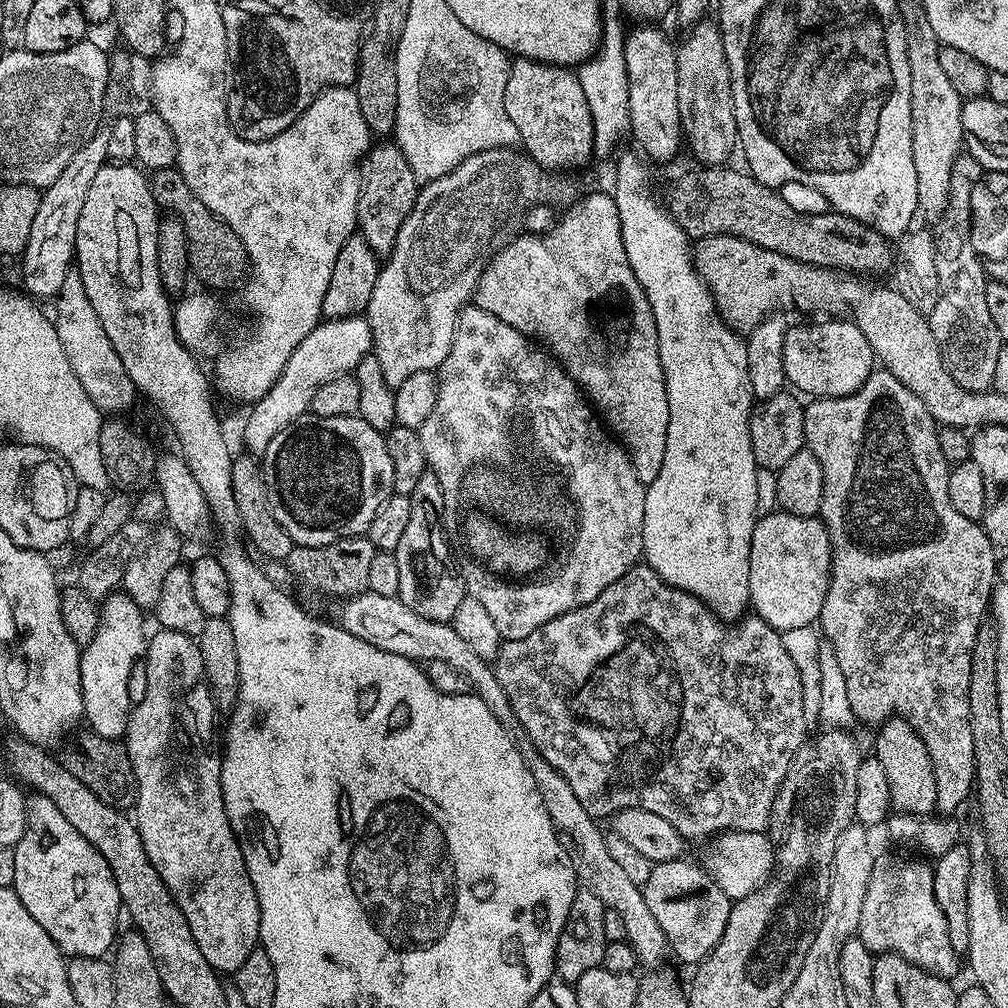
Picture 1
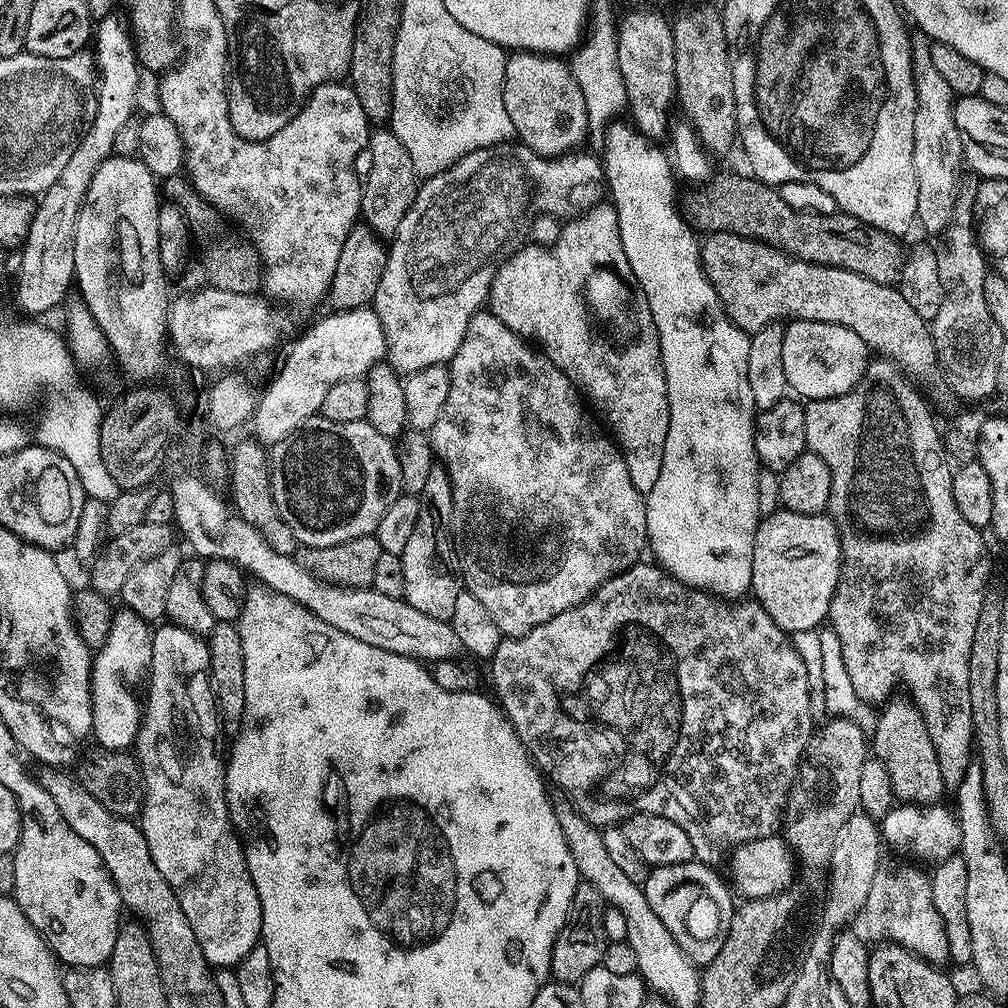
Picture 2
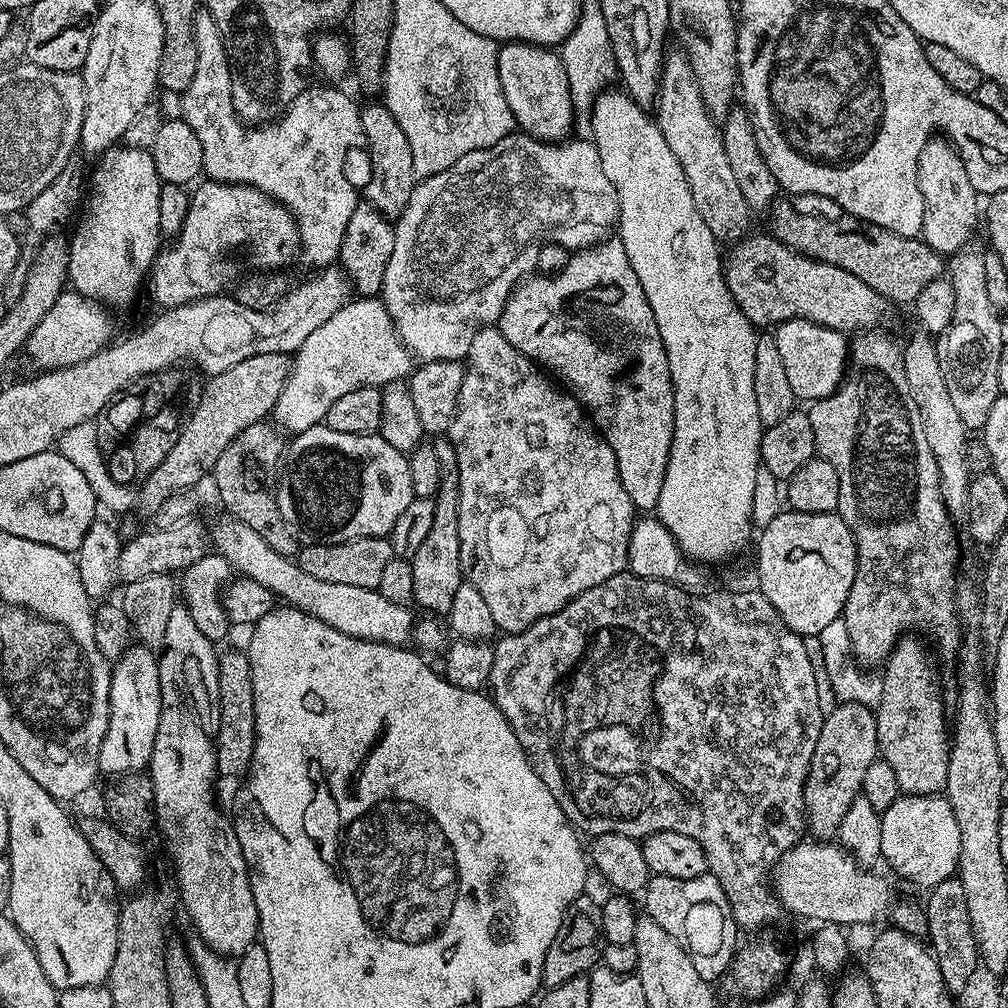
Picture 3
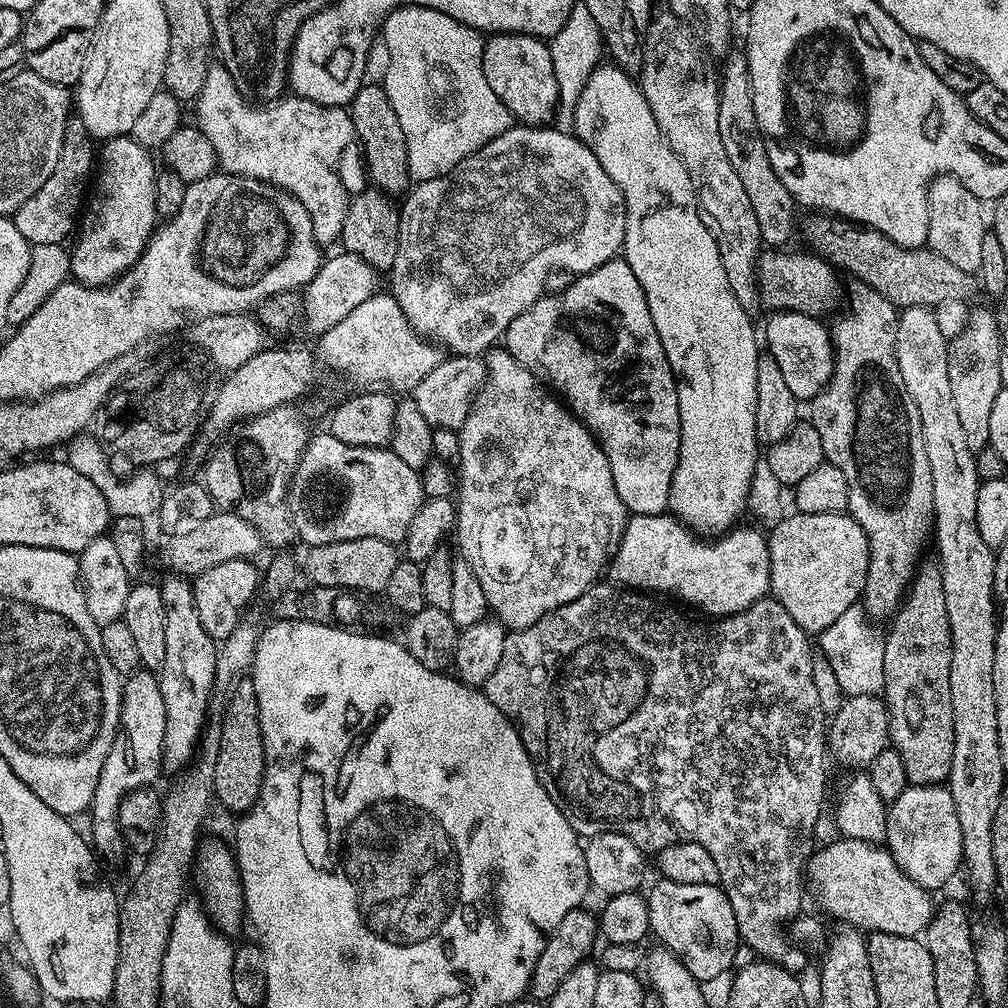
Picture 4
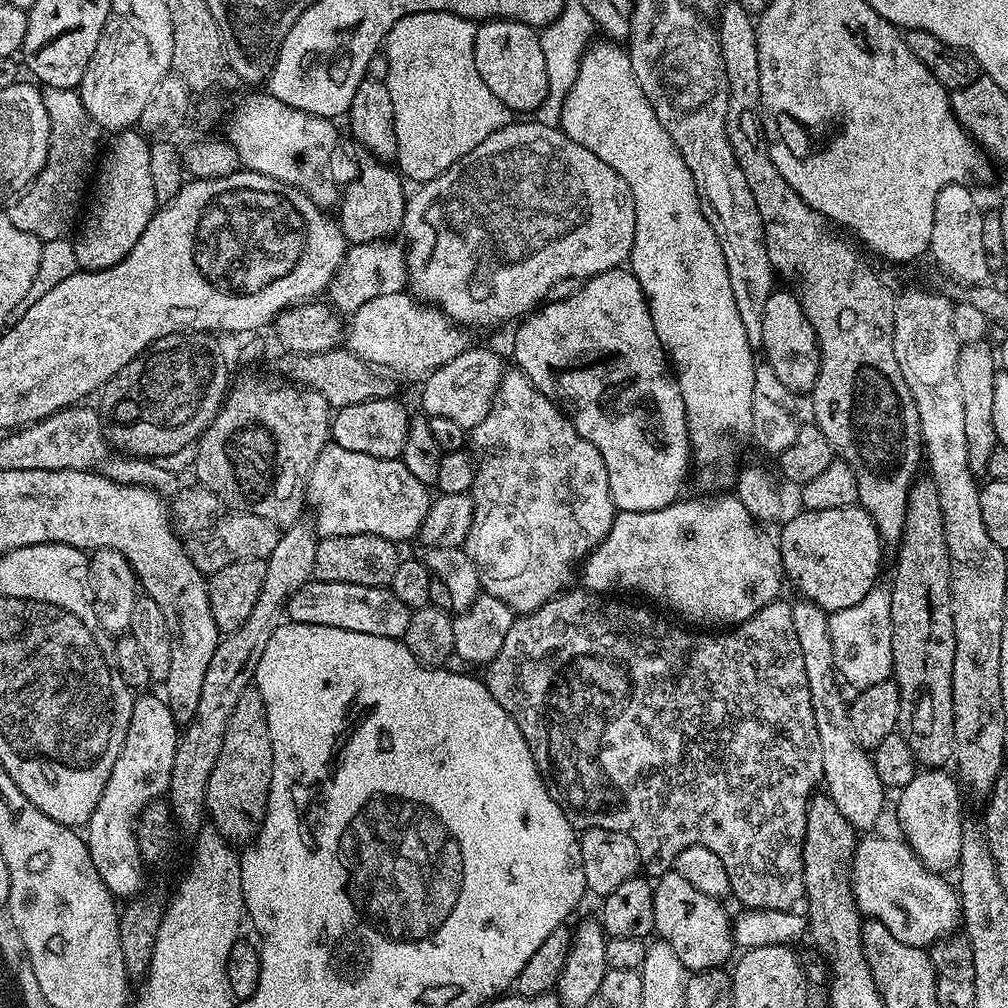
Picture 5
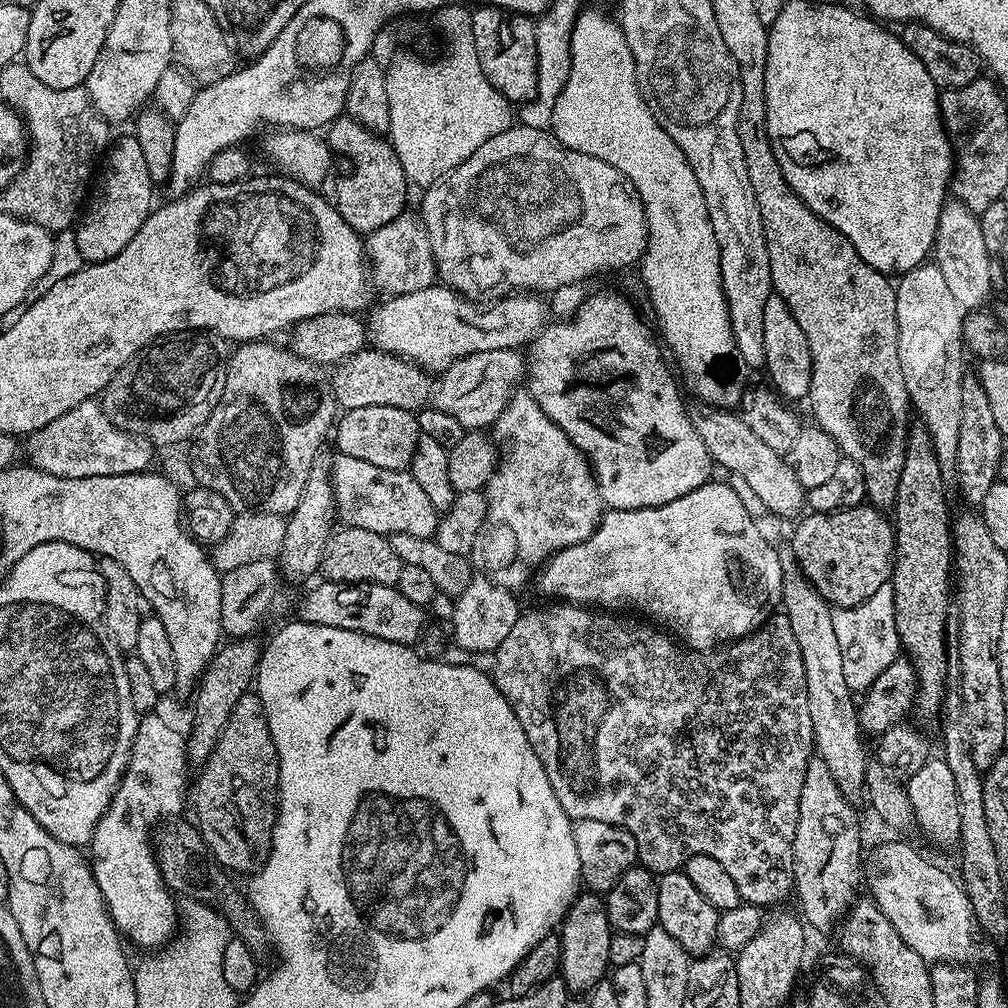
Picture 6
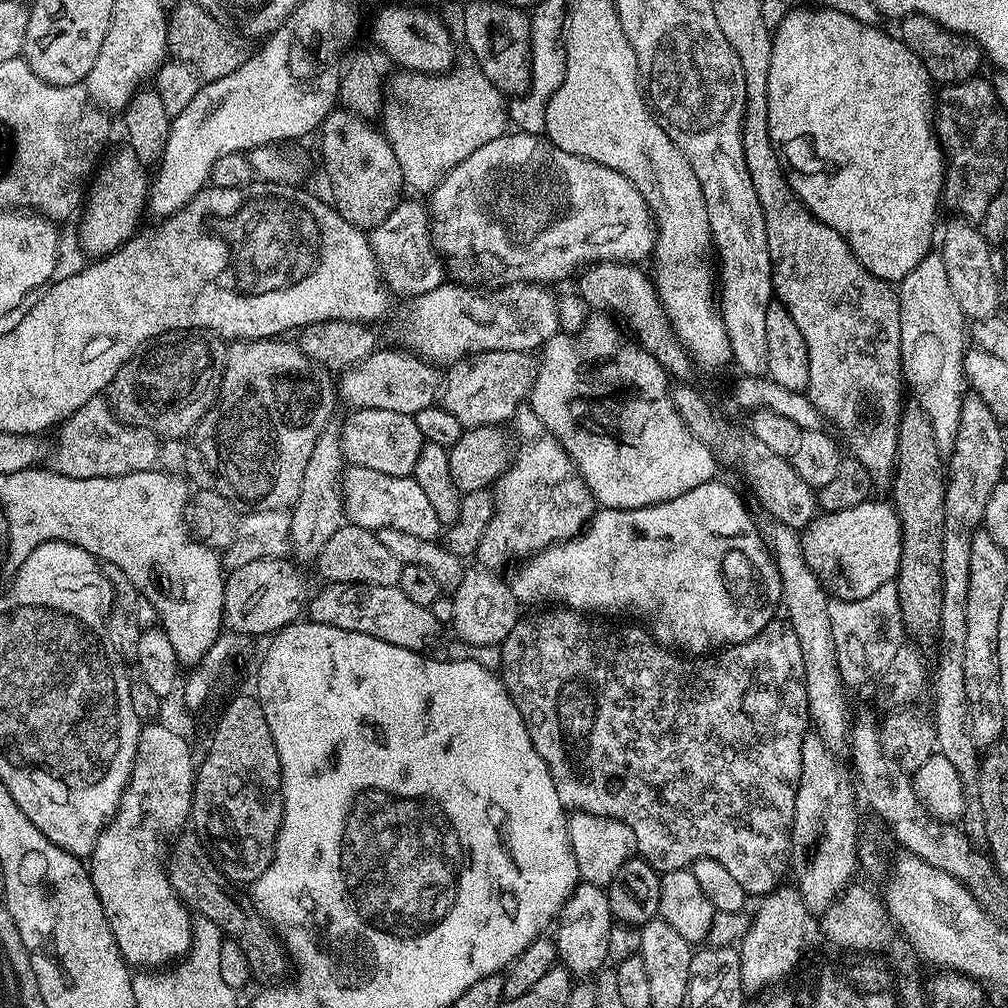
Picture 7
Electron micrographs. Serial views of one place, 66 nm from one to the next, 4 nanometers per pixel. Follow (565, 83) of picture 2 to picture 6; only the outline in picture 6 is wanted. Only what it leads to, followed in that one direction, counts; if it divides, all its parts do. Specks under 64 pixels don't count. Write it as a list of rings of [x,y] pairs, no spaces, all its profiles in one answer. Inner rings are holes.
[[[491,6],[473,7],[471,14],[472,37],[474,46],[478,50],[478,62],[482,62],[484,76],[513,105],[527,104],[536,96],[536,87],[538,86],[536,25],[533,17]]]

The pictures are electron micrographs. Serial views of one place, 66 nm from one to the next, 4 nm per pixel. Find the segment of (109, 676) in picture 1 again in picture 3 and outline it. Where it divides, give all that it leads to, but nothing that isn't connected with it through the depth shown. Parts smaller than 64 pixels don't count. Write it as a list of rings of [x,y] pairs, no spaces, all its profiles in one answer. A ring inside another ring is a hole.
[[[136,642],[125,647],[110,669],[110,718],[100,747],[98,768],[101,773],[109,772],[109,777],[115,778],[139,773],[148,767],[154,734],[158,734],[160,665],[153,649]]]

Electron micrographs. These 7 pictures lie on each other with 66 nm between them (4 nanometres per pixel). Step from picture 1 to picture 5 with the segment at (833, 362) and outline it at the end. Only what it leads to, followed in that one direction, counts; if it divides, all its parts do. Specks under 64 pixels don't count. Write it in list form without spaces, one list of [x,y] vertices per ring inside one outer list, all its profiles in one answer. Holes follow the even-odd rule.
[[[773,290],[762,306],[762,342],[759,347],[764,351],[763,359],[778,374],[782,386],[794,394],[811,393],[814,382],[820,373],[820,343],[816,340],[814,326],[806,318],[799,299],[788,292]]]

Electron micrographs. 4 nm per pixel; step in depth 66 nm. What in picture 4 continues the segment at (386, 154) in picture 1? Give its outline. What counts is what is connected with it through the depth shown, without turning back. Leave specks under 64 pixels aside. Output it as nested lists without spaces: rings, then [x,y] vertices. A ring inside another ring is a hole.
[[[365,83],[354,94],[350,105],[352,125],[356,131],[355,139],[360,140],[360,148],[364,151],[364,160],[368,163],[368,176],[373,185],[381,192],[396,198],[407,193],[410,188],[408,175],[408,159],[406,158],[406,134],[402,134],[402,125],[398,123],[398,114],[394,114],[394,106],[390,106],[390,98],[386,98],[386,90],[379,83]]]

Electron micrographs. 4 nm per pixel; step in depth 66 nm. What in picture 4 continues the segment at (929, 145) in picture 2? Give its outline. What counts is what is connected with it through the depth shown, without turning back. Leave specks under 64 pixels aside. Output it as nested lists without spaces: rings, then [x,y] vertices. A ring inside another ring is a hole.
[[[941,174],[928,186],[928,223],[927,247],[934,249],[946,262],[954,262],[958,270],[979,273],[982,266],[982,238],[986,231],[986,216],[979,196],[970,194],[968,185],[954,176]]]

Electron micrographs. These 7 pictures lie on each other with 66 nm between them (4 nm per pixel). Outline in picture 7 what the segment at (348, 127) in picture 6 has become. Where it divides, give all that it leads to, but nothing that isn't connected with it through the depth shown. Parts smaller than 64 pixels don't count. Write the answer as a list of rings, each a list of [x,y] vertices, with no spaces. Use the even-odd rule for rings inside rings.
[[[340,106],[324,119],[318,129],[320,156],[324,159],[324,172],[332,187],[330,203],[337,216],[346,218],[346,222],[361,230],[379,226],[400,205],[400,191],[406,188],[390,142],[383,131],[372,124],[375,123]]]

